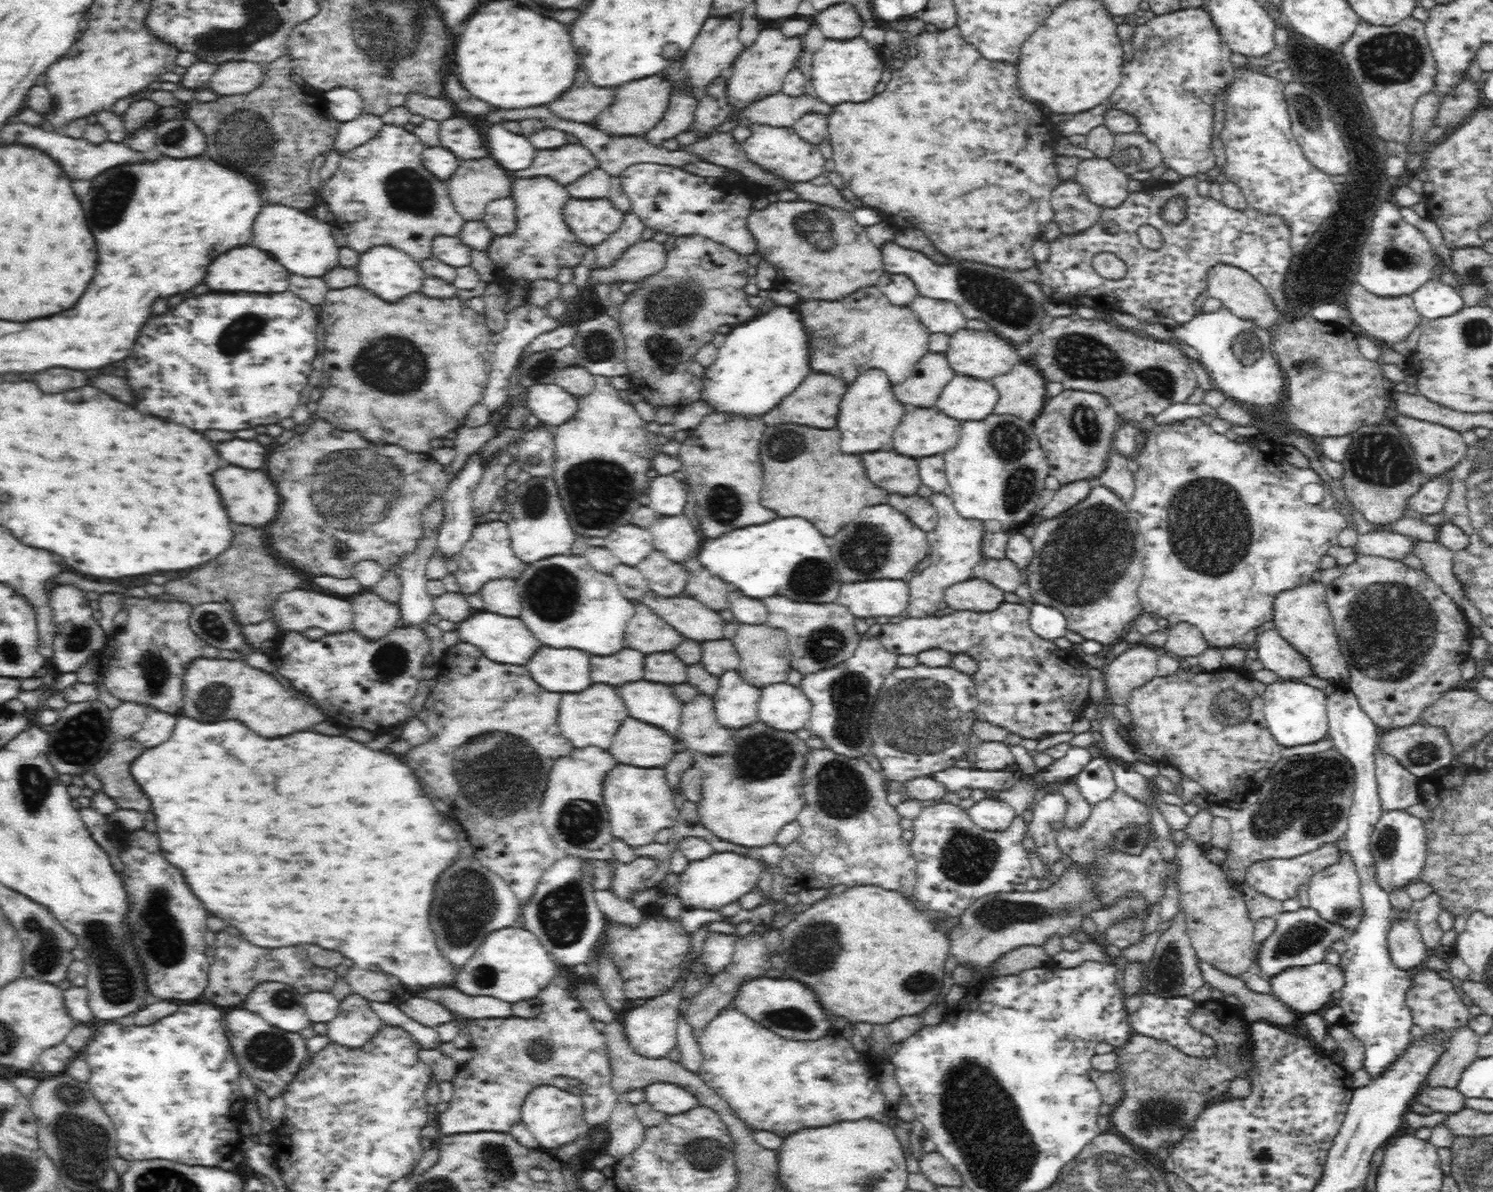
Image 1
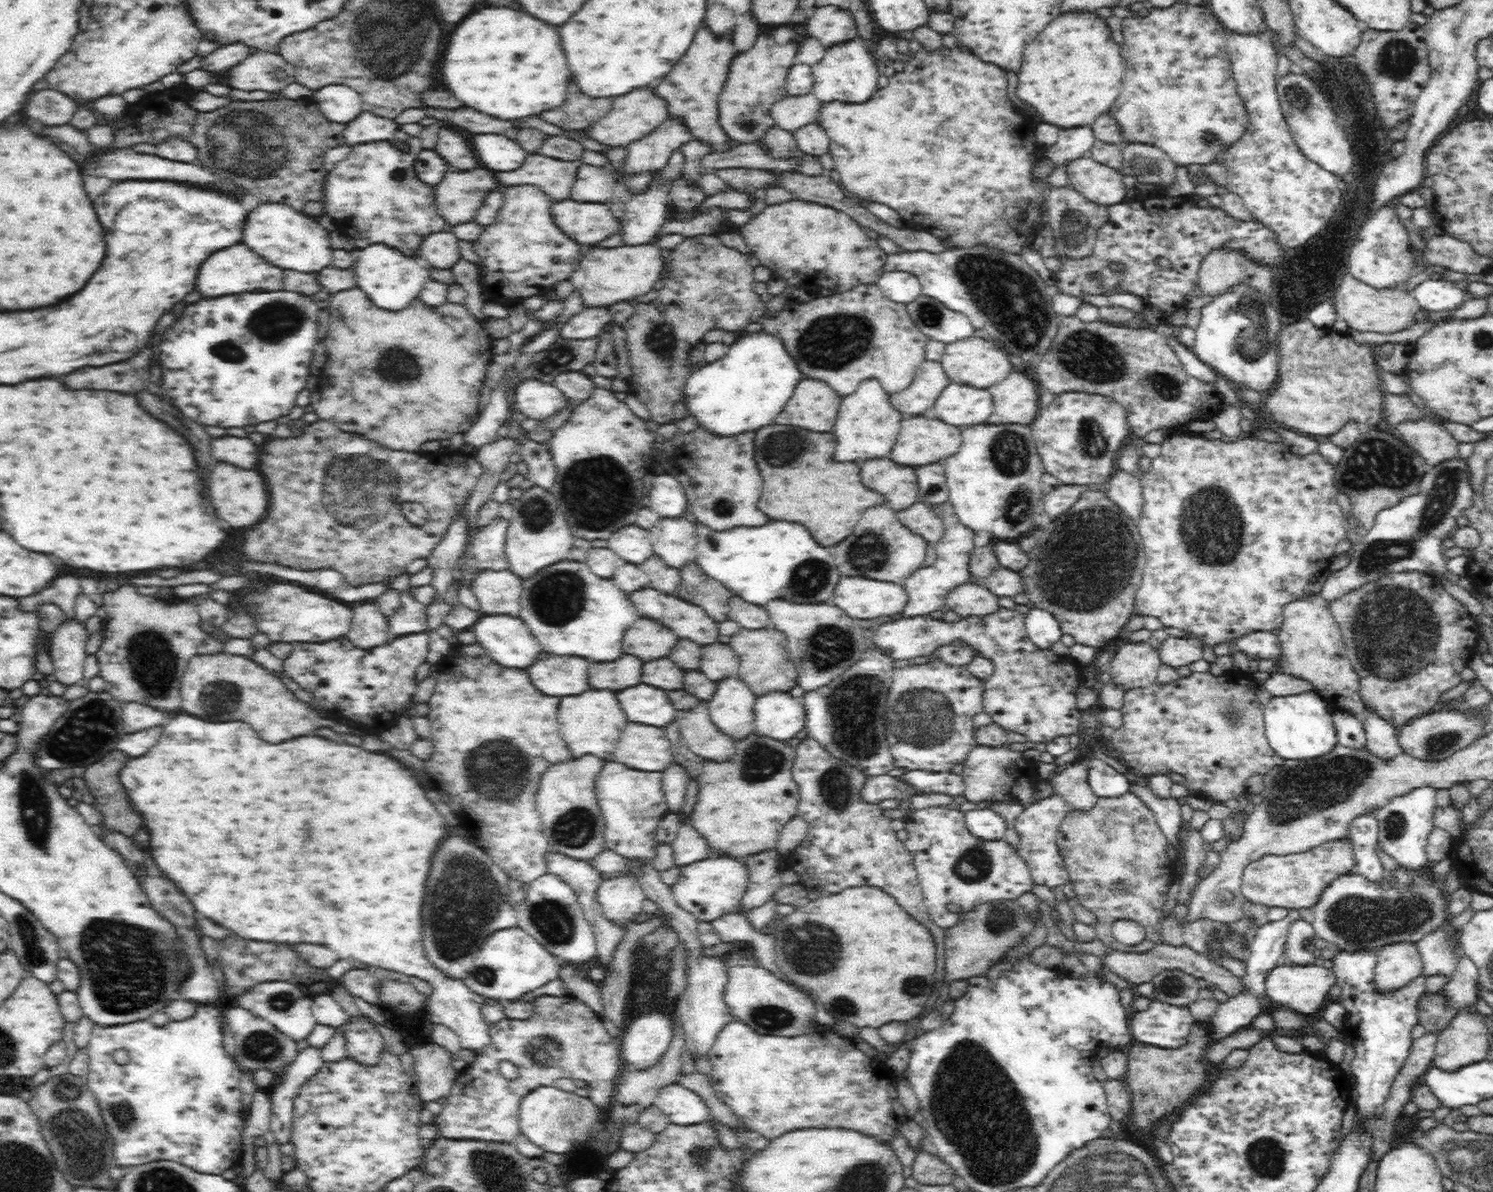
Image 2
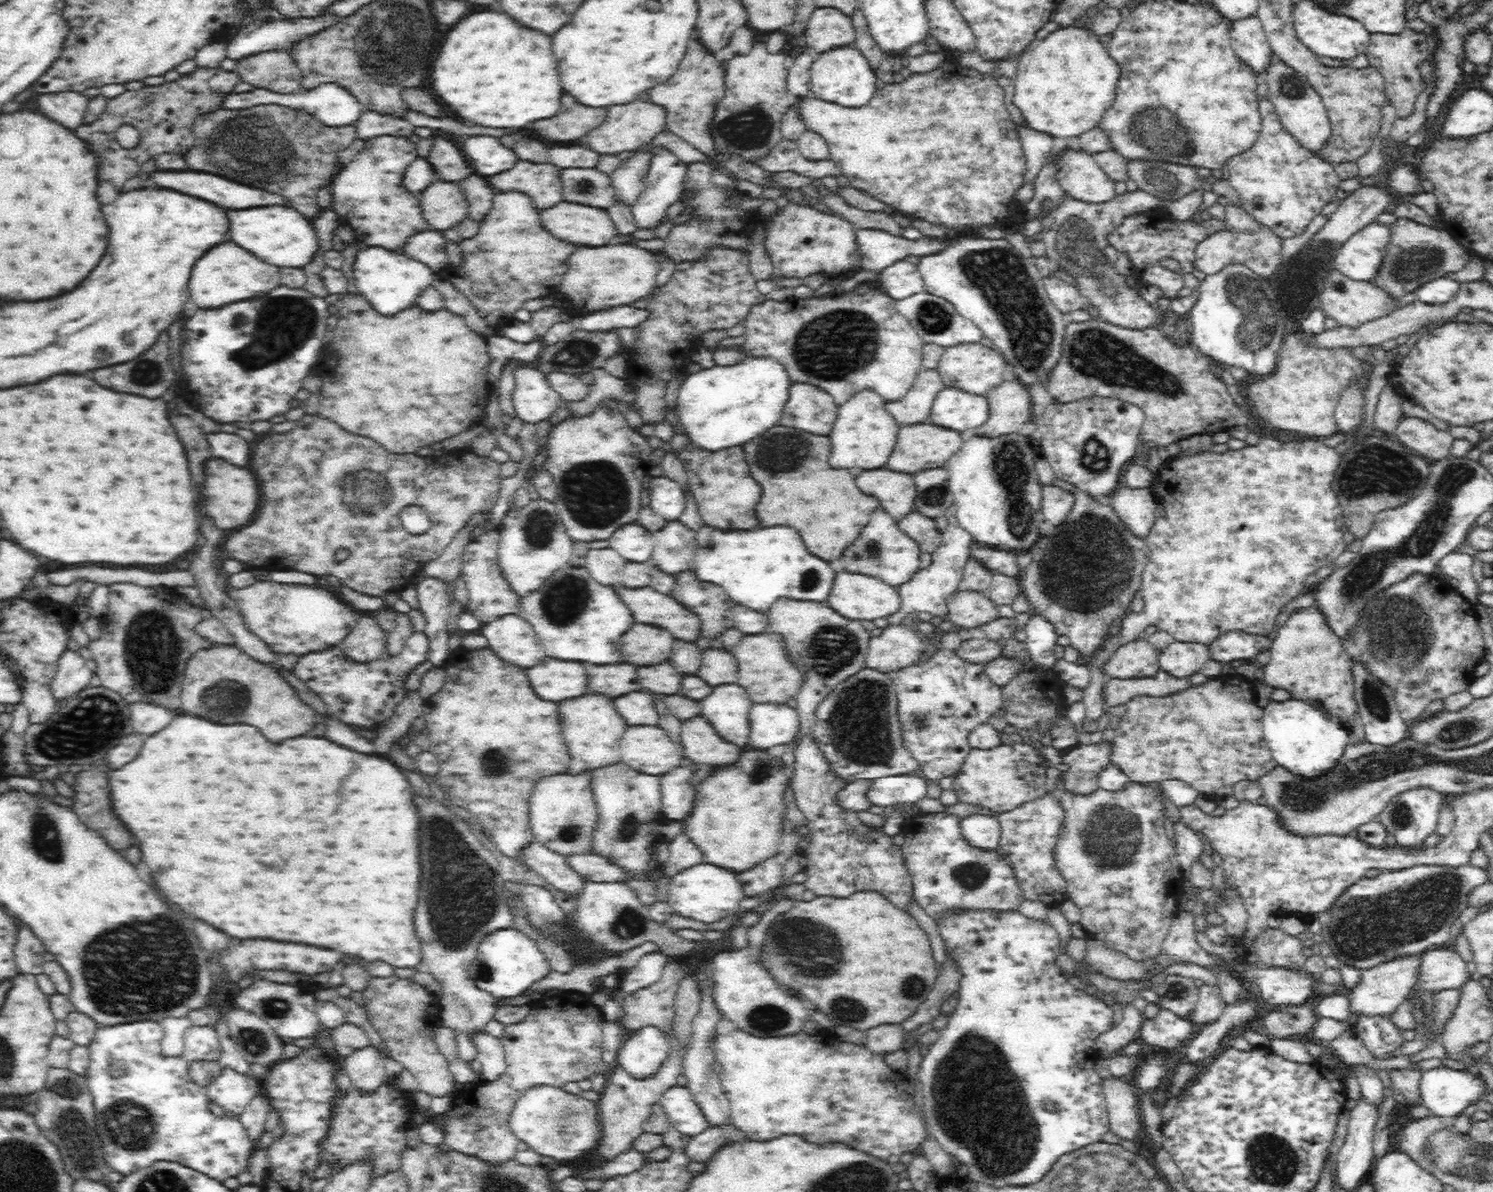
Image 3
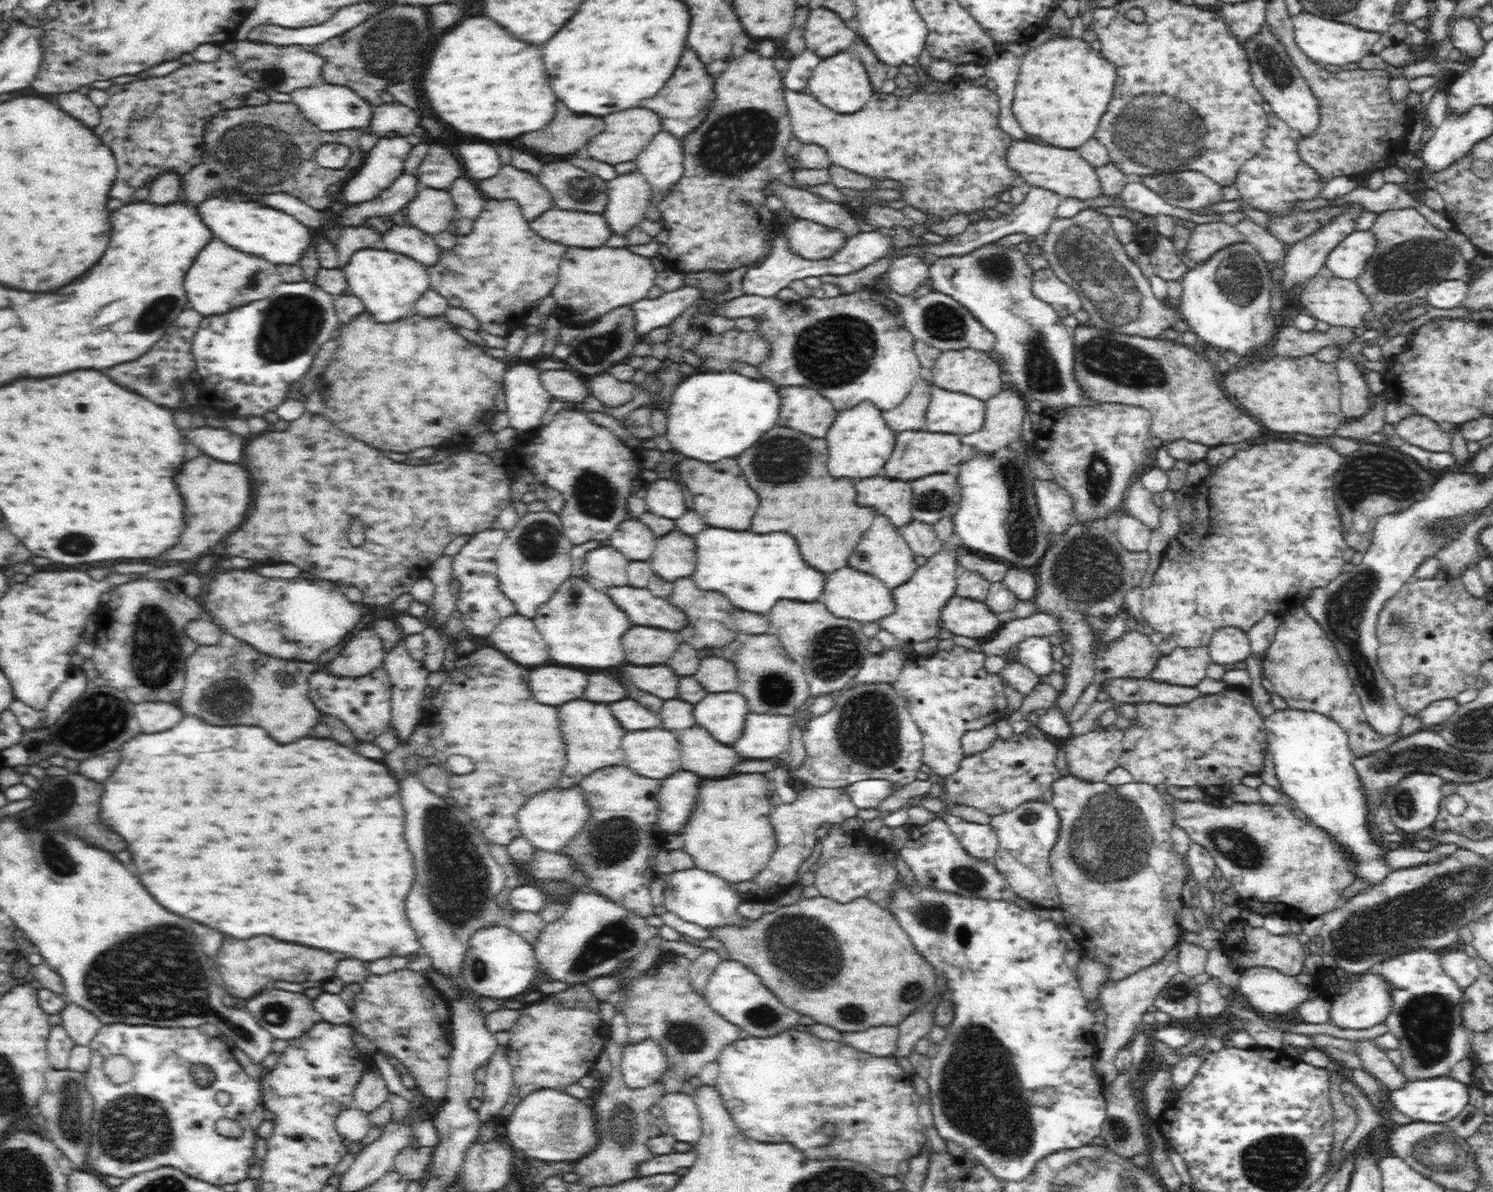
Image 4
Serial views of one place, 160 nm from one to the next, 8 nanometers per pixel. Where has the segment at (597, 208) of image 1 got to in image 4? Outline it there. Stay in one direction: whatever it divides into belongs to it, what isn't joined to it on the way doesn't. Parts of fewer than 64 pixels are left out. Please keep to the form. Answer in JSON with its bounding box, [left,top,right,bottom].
[528,208,612,248]

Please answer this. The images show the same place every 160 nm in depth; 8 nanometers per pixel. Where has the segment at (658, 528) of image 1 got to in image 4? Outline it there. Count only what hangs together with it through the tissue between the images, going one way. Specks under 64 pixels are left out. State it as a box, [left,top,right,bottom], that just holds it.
[648,531,696,582]

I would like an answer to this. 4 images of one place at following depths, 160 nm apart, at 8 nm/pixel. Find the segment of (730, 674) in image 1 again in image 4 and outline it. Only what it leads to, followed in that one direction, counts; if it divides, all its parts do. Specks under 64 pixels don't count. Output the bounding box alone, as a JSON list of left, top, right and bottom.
[693,692,748,745]

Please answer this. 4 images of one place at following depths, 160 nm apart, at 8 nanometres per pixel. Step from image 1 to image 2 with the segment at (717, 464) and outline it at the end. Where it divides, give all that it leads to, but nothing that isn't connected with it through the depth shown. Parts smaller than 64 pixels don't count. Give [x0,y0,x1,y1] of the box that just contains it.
[677,428,766,530]

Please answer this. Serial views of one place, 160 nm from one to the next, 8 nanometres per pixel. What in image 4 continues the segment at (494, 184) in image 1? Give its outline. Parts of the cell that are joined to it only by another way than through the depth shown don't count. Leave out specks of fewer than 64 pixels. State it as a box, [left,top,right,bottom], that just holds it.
[404,187,456,236]

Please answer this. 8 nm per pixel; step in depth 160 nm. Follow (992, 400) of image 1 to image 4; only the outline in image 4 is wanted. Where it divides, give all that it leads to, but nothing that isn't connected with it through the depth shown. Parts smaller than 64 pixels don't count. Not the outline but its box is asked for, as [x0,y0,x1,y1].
[924,385,984,436]

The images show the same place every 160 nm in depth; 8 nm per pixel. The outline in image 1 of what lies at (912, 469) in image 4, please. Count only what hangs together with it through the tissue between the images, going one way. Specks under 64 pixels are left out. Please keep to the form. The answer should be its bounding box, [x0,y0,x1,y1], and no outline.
[894,410,961,458]

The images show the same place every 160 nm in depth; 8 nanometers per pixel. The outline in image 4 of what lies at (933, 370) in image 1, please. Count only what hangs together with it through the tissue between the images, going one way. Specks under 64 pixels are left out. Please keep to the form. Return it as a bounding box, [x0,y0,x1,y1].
[882,378,932,433]

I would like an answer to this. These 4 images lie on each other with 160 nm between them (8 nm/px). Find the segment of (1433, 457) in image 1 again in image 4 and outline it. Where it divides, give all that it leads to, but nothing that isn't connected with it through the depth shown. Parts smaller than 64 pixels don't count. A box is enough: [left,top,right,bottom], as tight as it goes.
[1394,413,1452,453]

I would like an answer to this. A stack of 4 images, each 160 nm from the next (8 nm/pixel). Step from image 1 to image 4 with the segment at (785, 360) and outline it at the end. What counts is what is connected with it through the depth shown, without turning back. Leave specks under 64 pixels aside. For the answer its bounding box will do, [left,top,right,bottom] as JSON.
[666,373,779,464]

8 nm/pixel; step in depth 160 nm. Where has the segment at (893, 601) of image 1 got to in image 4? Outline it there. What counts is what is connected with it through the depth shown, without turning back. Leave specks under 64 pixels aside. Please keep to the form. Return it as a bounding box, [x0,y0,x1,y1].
[818,567,895,623]

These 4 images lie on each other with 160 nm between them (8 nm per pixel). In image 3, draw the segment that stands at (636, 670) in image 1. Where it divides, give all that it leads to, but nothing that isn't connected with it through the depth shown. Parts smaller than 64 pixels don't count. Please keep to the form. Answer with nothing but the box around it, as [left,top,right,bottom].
[586,664,642,698]

